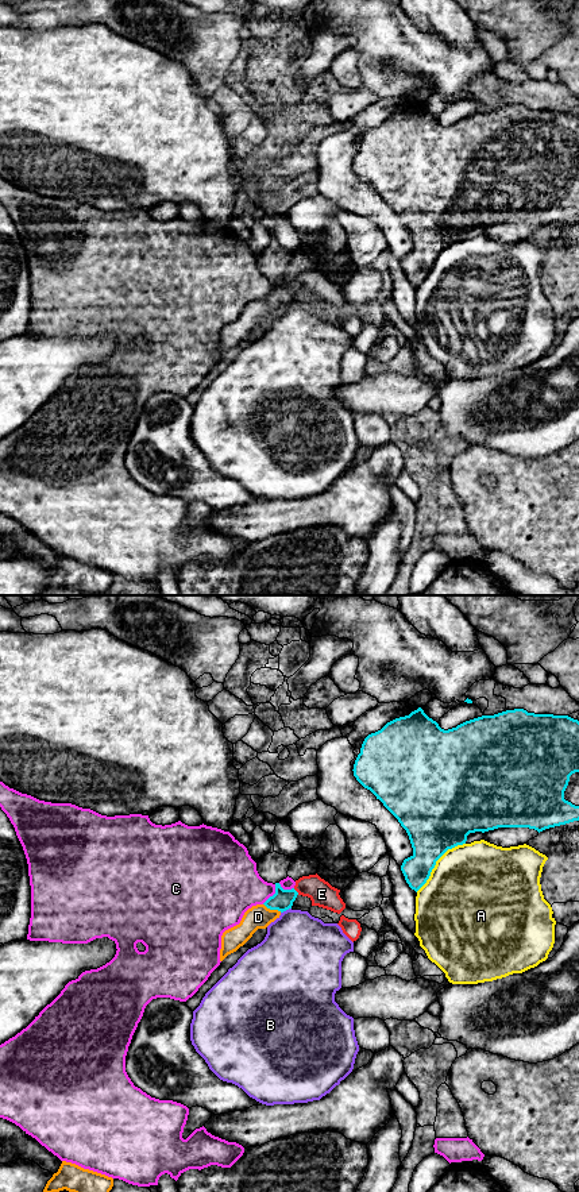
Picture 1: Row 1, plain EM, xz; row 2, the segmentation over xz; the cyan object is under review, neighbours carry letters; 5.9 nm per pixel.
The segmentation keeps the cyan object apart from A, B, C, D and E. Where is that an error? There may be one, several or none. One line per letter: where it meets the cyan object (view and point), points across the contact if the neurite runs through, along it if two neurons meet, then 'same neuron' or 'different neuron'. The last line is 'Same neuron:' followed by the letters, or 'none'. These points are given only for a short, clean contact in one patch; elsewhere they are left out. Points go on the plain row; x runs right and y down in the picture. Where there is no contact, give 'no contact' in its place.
A: xz (435, 258) | different neuron
B: xz (285, 305) | along xz (290, 303), (281, 308) | different neuron
C: xz (273, 290) | along xz (276, 280), (276, 286), (262, 299) | different neuron
D: xz (273, 304) | across xz (282, 294), (273, 304), (258, 312) | same neuron
E: xz (296, 286) | different neuron
Same neuron: D

